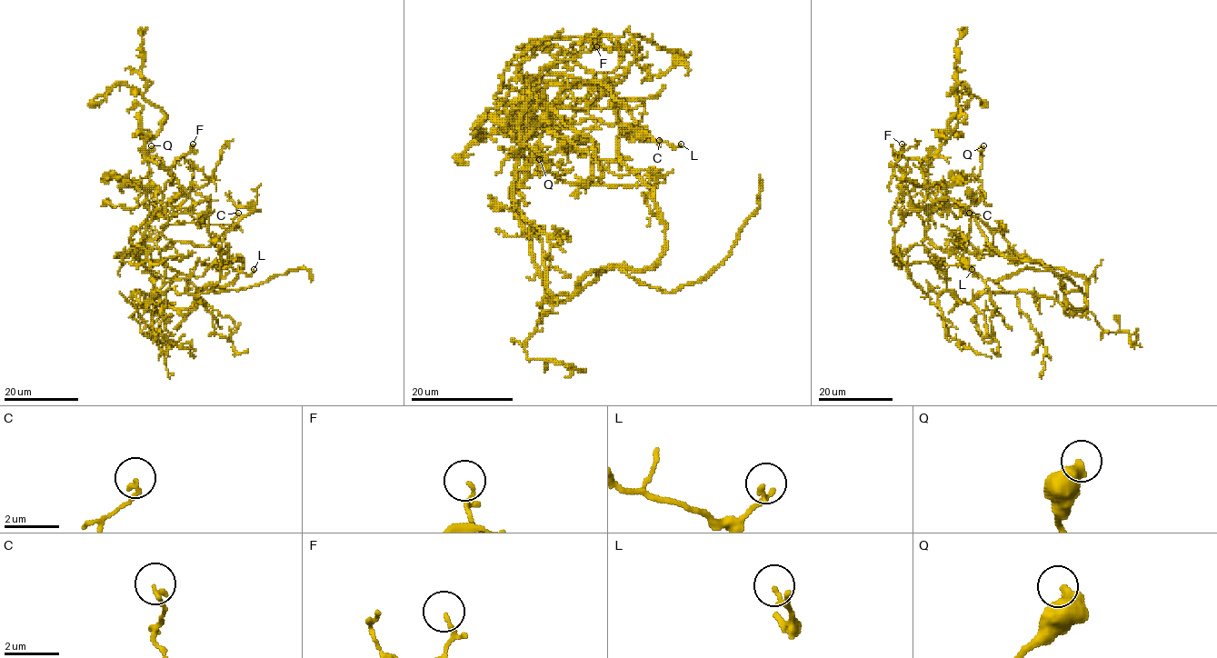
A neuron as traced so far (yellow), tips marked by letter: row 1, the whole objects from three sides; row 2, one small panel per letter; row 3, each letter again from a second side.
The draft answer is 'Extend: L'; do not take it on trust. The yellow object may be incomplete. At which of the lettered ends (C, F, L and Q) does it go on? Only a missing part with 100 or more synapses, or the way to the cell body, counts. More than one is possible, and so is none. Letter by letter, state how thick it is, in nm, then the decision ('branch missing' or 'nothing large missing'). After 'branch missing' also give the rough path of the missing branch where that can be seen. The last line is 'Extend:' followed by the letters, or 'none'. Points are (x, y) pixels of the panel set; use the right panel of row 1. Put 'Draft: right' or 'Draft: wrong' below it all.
C: calibre 160 nm; nothing large missing
F: calibre 90 nm; nothing large missing
L: calibre 190 nm; nothing large missing
Q: calibre 480 nm; nothing large missing
Extend: none
Draft: wrong

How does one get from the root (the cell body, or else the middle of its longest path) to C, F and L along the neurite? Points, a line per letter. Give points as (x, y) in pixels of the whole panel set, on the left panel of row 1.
C: (155, 274), (132, 253), (140, 253), (144, 241), (163, 235), (174, 242), (210, 246), (233, 224), (238, 213)
F: (155, 274), (132, 252), (140, 253), (171, 167), (194, 154), (193, 144)
L: (155, 274), (159, 314), (153, 296), (132, 292), (145, 302), (165, 284), (187, 279), (199, 262), (254, 269)

